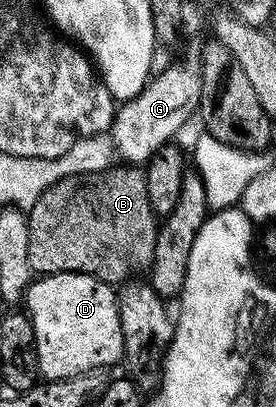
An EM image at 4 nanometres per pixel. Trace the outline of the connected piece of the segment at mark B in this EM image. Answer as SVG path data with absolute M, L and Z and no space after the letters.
M114 165L104 171L95 173L77 173L71 177L60 179L36 199L36 203L28 211L28 263L32 263L35 274L45 275L48 273L87 273L96 279L106 281L108 284L117 286L125 283L139 275L145 274L149 270L154 252L156 251L156 239L158 238L159 218L152 211L152 203L148 199L148 183L146 182L146 172L136 165Z

